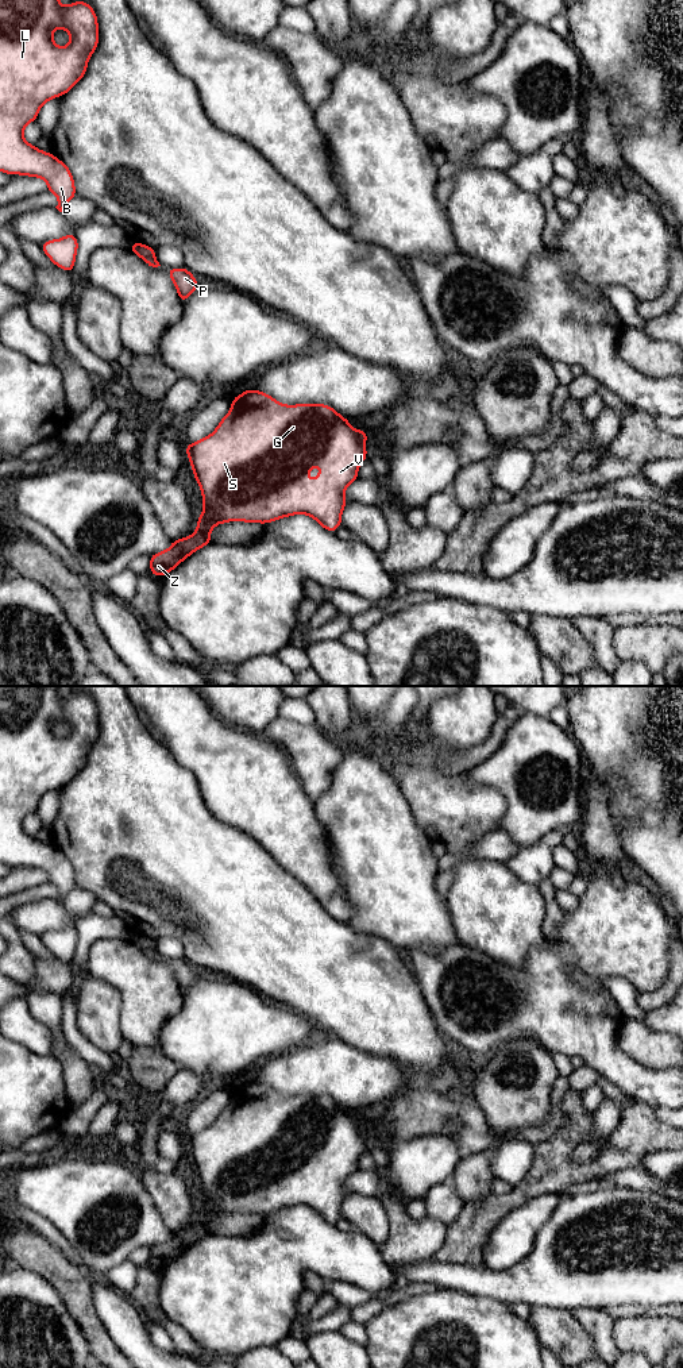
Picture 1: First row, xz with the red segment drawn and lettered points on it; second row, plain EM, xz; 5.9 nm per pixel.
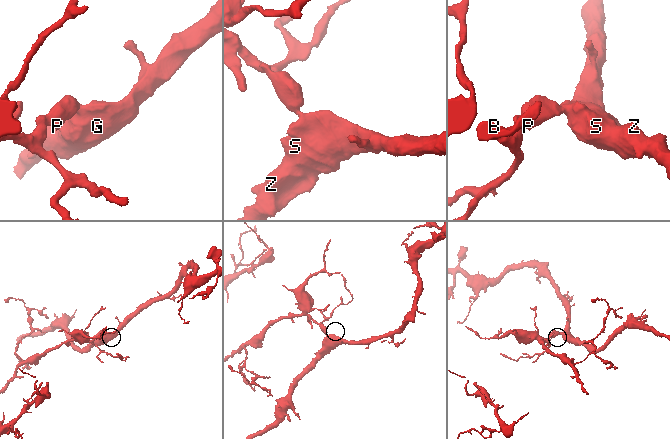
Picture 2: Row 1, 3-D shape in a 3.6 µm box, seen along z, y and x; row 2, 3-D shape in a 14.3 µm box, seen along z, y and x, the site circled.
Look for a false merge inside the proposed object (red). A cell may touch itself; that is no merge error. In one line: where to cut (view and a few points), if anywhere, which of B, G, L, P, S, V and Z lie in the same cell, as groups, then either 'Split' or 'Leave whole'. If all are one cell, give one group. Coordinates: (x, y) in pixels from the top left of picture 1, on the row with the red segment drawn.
Split along xz (154, 255), (142, 258). Groups: B L / G P S V Z. Split

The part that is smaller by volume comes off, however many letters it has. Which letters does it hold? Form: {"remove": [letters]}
{"remove": ["G", "P", "S", "V", "Z"]}

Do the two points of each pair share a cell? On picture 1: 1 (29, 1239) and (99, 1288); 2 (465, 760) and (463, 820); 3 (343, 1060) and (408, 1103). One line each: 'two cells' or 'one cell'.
1: two cells
2: two cells
3: two cells

